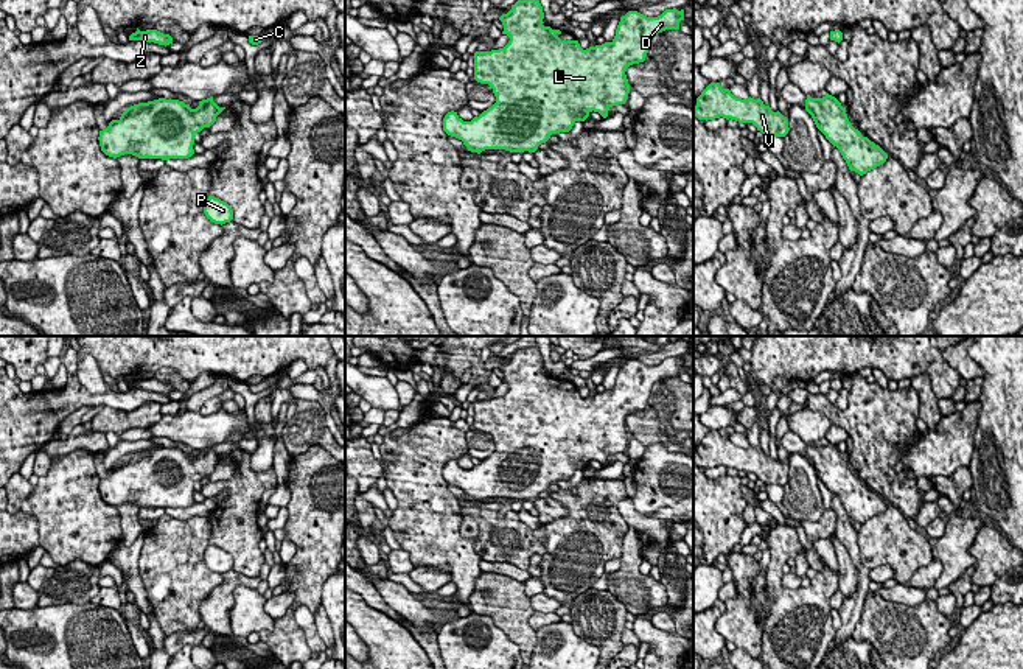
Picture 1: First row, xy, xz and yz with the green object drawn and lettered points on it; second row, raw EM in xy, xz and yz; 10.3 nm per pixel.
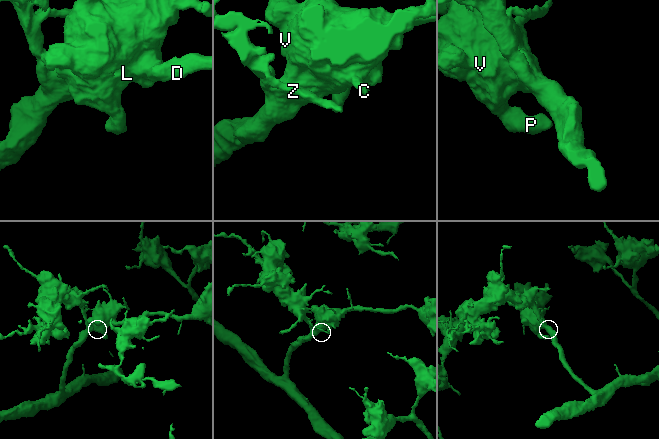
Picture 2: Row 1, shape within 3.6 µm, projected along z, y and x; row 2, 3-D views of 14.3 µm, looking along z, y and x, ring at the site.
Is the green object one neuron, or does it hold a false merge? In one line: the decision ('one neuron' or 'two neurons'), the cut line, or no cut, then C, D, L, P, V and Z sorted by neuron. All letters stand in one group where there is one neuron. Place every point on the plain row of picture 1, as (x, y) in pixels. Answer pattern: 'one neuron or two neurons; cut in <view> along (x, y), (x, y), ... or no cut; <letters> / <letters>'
one neuron; no cut; C D L P V Z

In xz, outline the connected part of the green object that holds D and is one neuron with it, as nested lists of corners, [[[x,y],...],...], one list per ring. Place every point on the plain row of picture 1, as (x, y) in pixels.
[[[538,347],[518,349],[499,369],[502,383],[510,386],[504,397],[474,401],[474,428],[493,437],[496,451],[471,470],[451,459],[443,467],[443,479],[463,490],[471,501],[505,498],[535,501],[552,482],[569,481],[575,470],[589,462],[608,465],[608,457],[625,453],[630,442],[627,417],[644,411],[651,387],[665,378],[679,378],[684,358],[665,358],[658,366],[628,359],[620,366],[611,391],[583,398],[578,389],[561,389],[560,378],[543,373],[544,361]]]

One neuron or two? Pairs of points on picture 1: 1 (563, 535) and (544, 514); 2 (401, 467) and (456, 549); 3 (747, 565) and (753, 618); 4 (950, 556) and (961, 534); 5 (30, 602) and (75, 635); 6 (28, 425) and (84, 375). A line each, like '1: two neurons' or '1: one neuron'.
1: two neurons
2: one neuron
3: one neuron
4: one neuron
5: two neurons
6: two neurons

